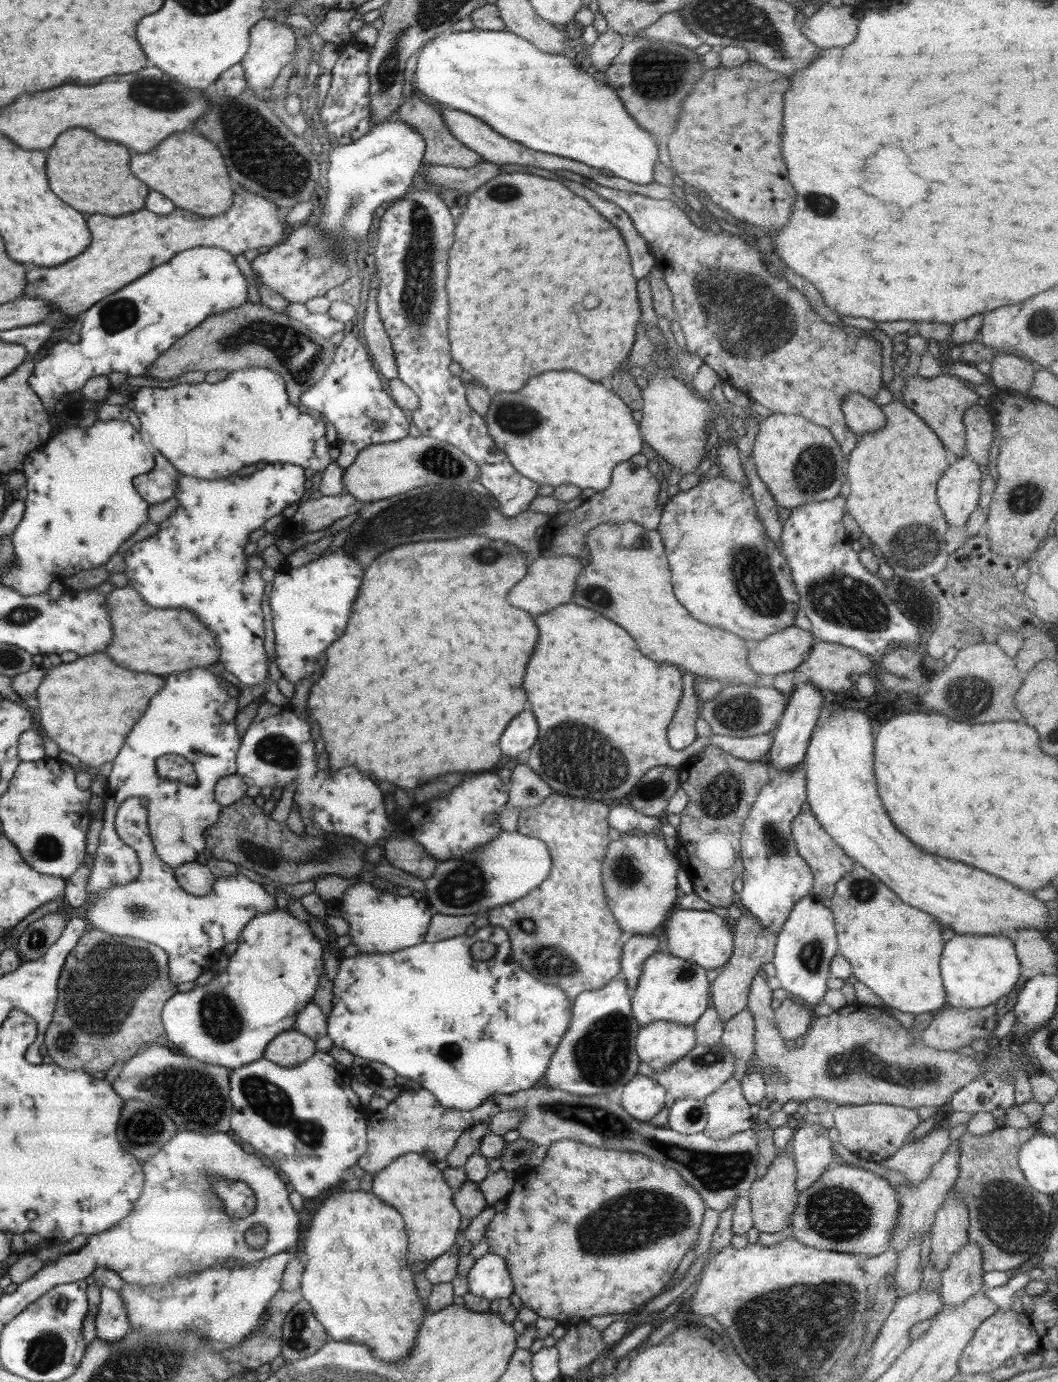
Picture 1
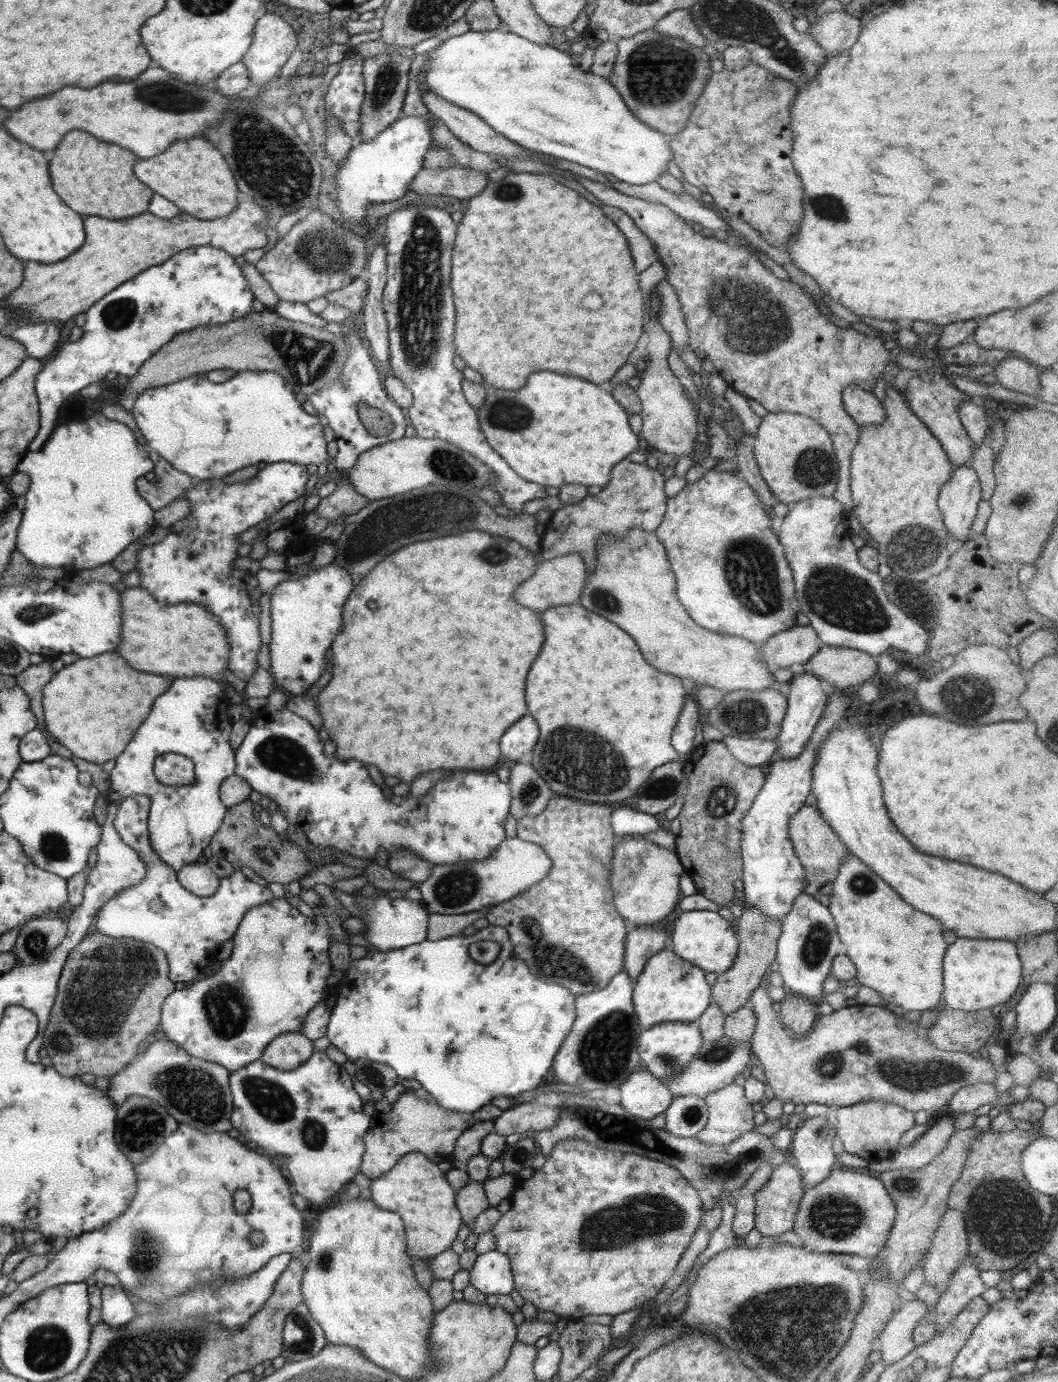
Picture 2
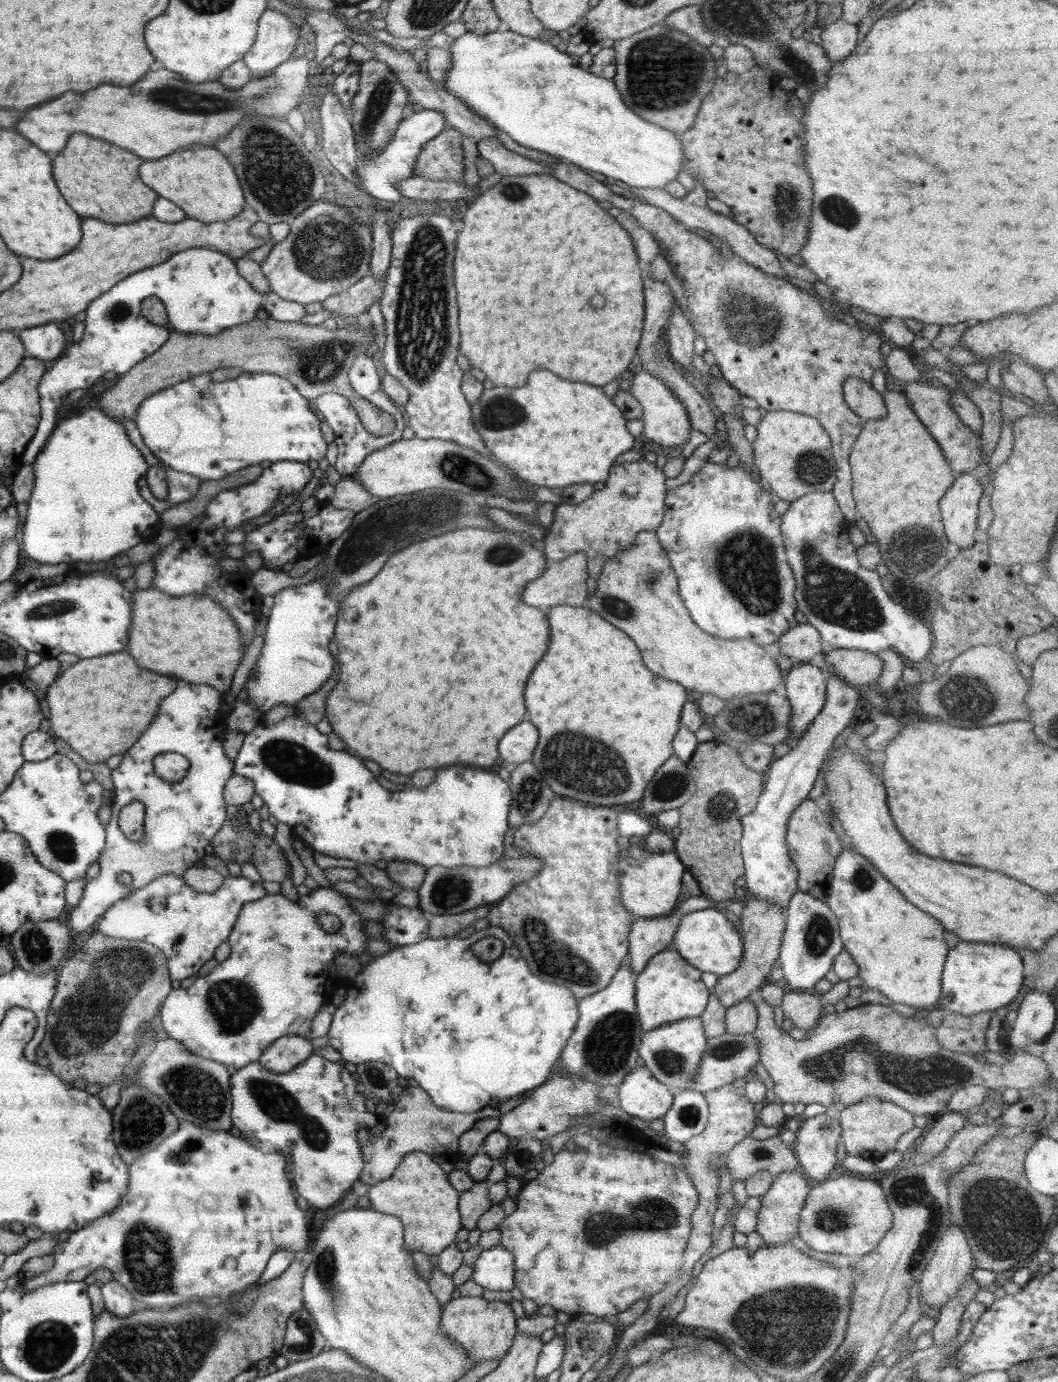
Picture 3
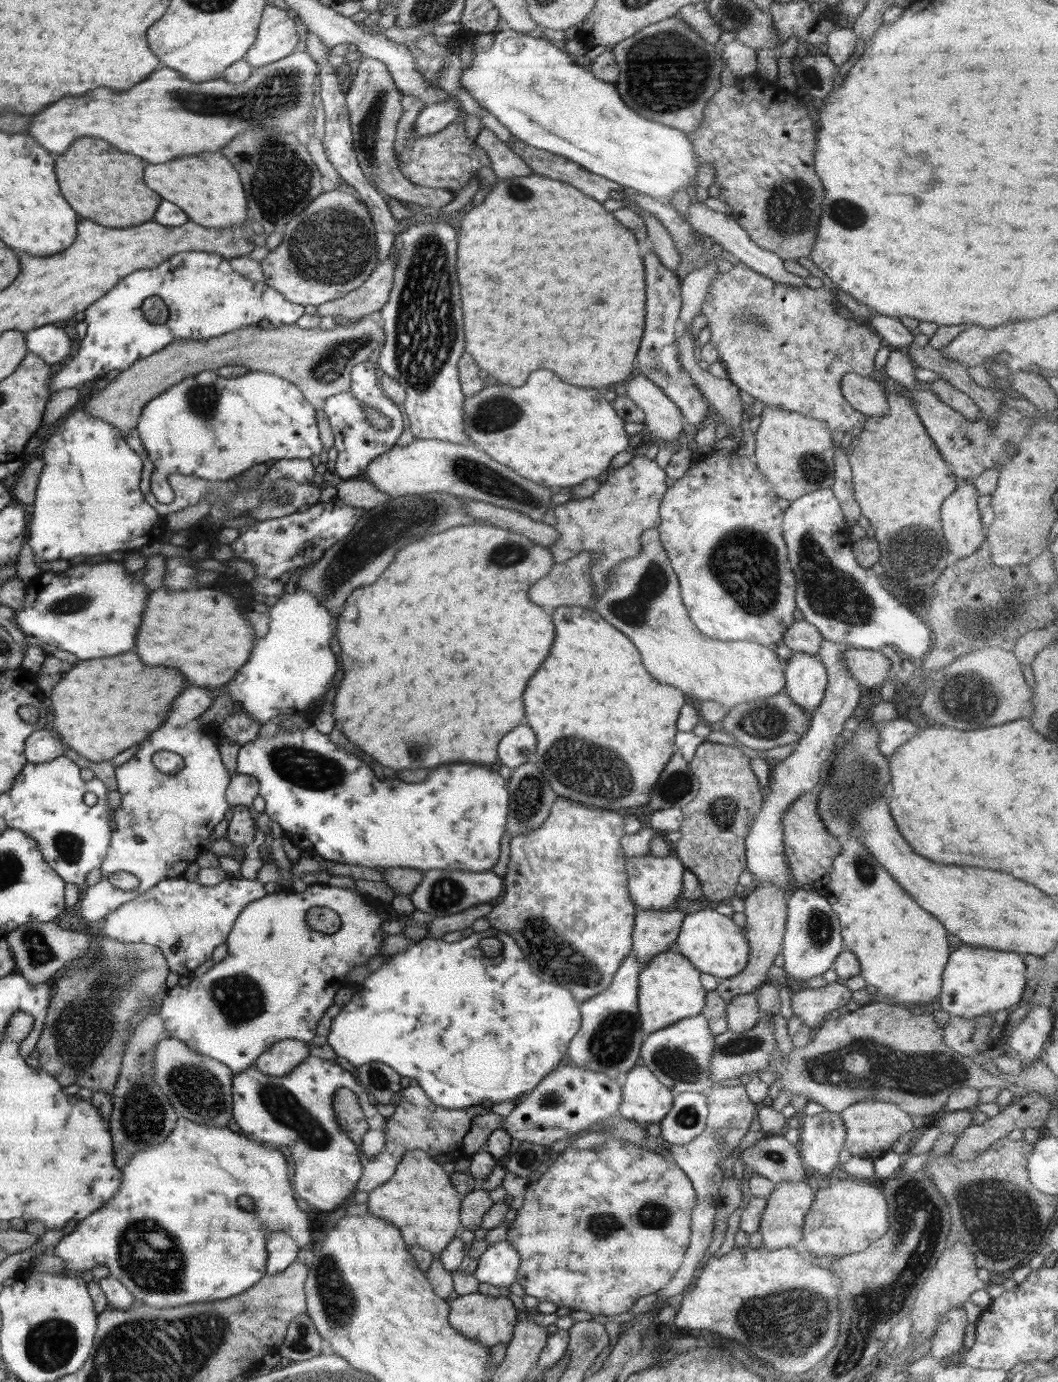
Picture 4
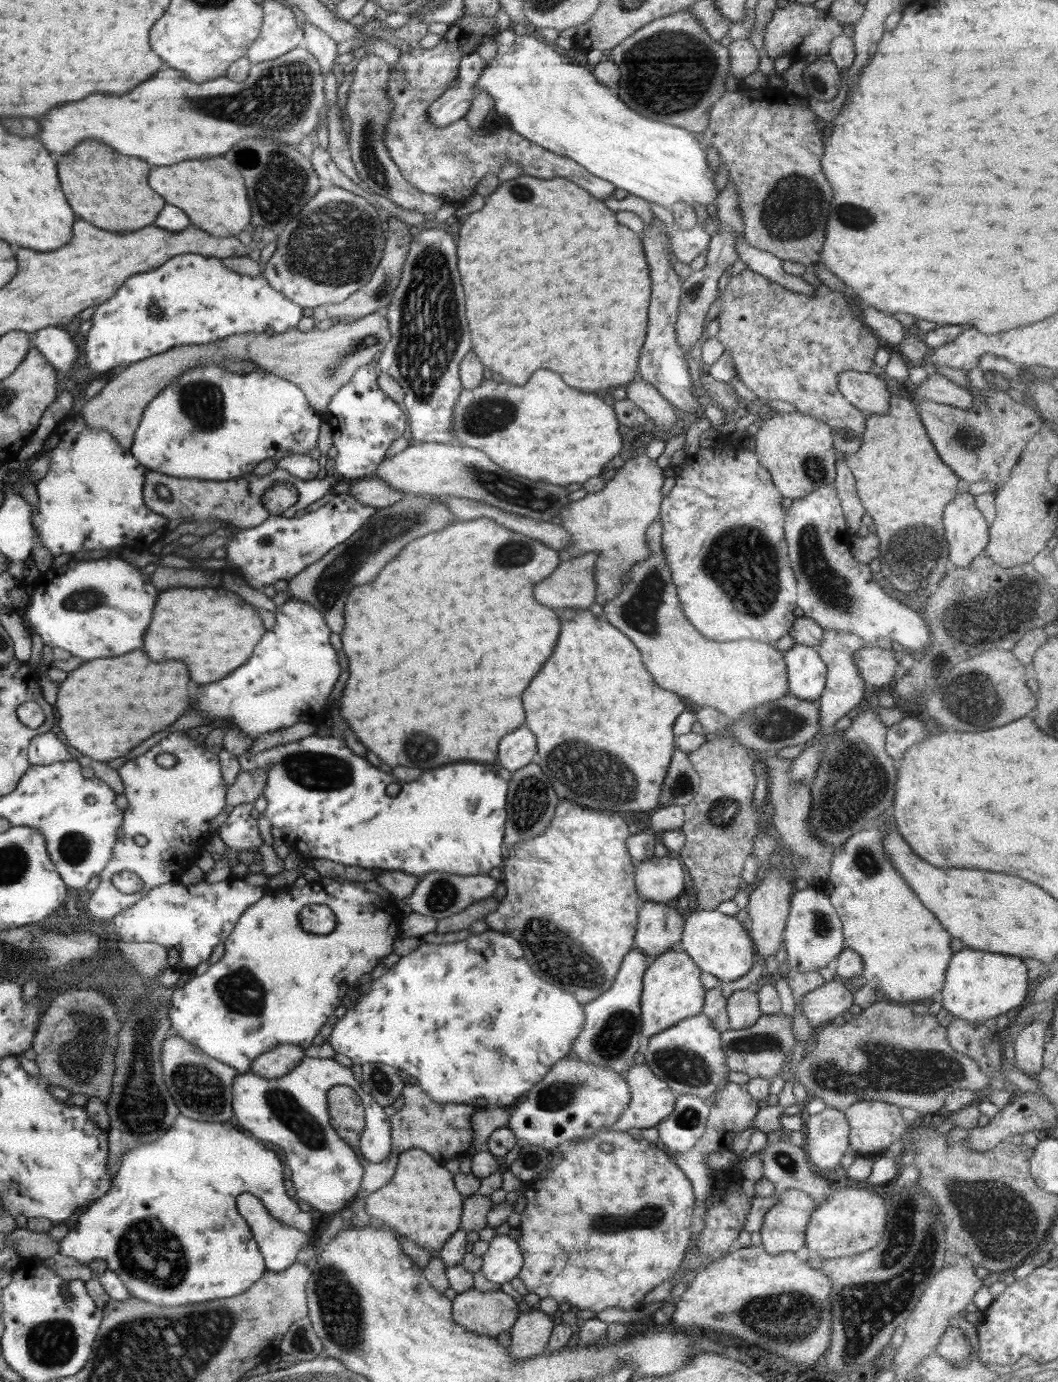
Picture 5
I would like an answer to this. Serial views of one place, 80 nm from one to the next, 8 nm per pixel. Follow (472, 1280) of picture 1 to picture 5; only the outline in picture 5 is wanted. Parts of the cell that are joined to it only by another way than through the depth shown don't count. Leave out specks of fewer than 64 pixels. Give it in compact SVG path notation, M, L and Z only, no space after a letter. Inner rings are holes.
M496 1234L489 1242L489 1249L481 1257L481 1273L497 1285L518 1277L523 1265L519 1244L508 1235Z

